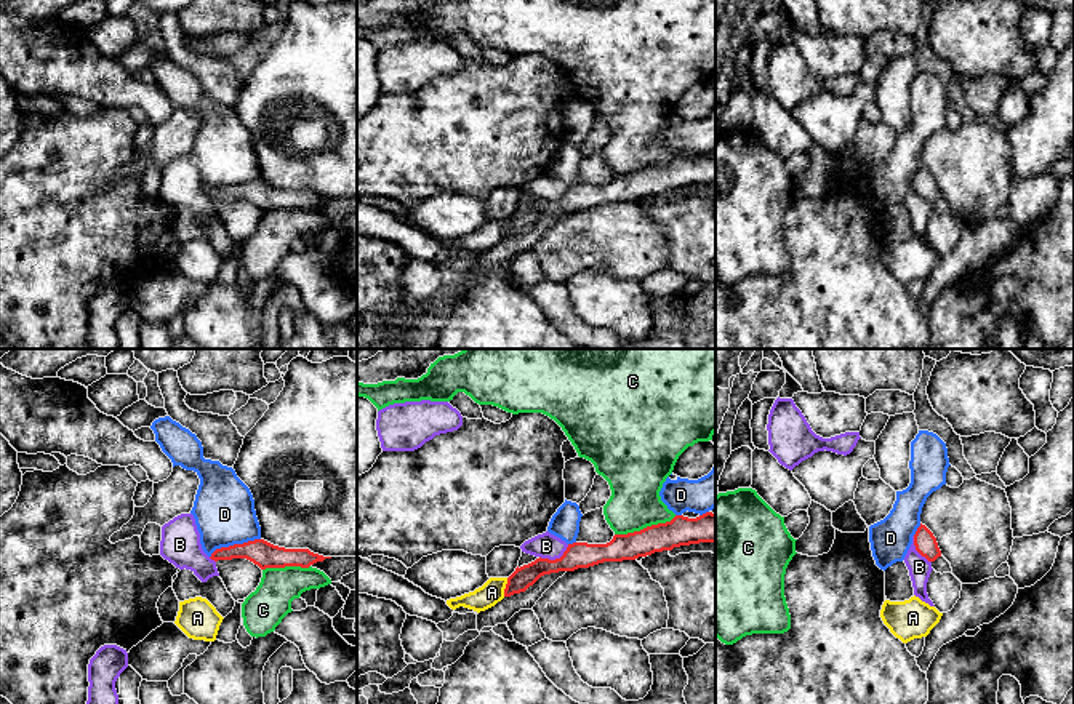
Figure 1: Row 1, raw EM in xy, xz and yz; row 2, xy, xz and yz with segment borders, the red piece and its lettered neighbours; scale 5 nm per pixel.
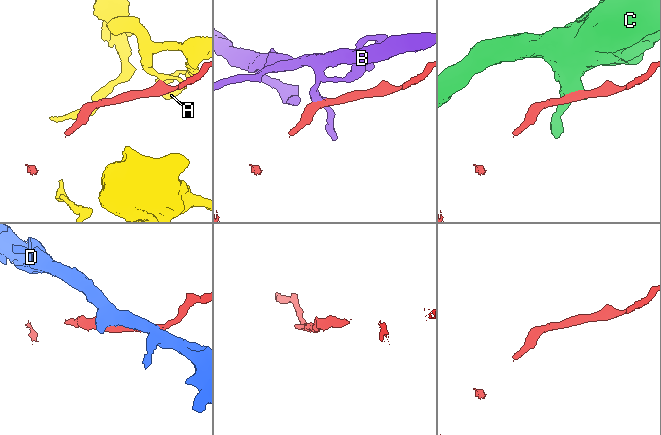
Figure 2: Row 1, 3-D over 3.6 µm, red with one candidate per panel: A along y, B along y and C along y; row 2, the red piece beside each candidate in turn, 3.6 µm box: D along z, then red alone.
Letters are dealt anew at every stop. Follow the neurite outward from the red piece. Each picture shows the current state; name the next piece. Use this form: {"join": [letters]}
{"join": []}

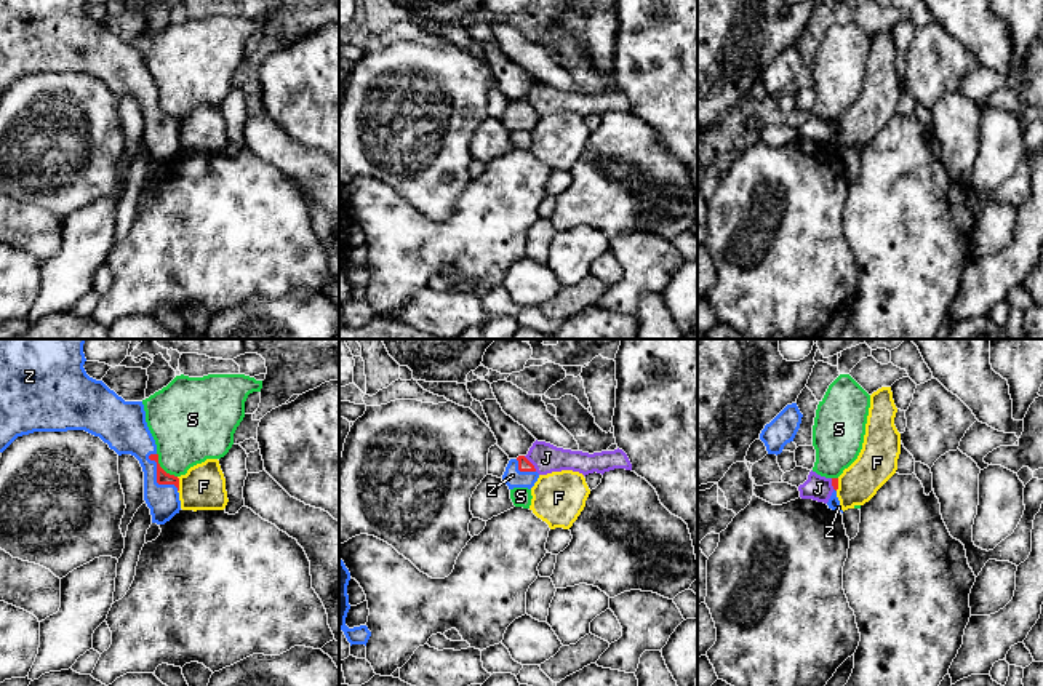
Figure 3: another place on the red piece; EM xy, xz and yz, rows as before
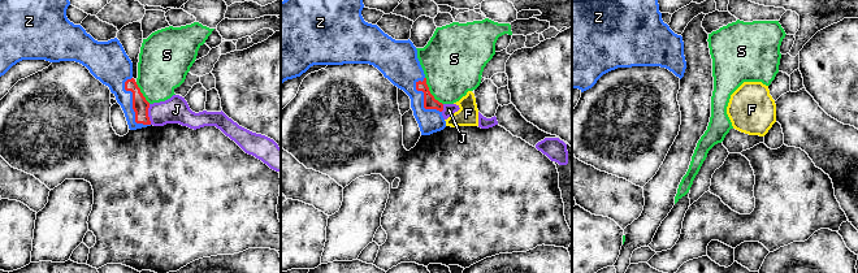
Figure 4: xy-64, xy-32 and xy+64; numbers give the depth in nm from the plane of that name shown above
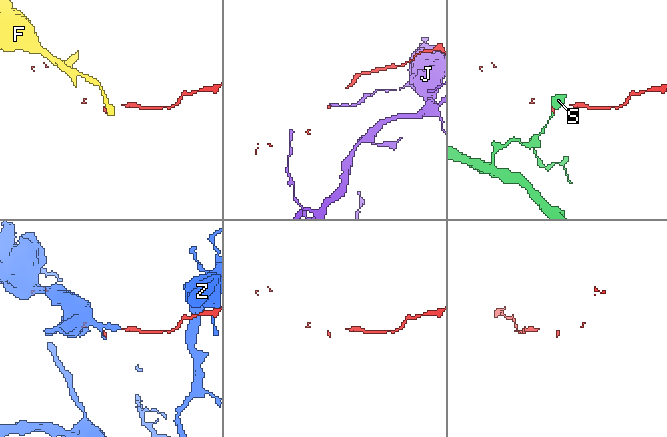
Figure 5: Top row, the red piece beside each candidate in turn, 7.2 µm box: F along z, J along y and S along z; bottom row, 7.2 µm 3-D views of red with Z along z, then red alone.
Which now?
{"join": ["Z"]}

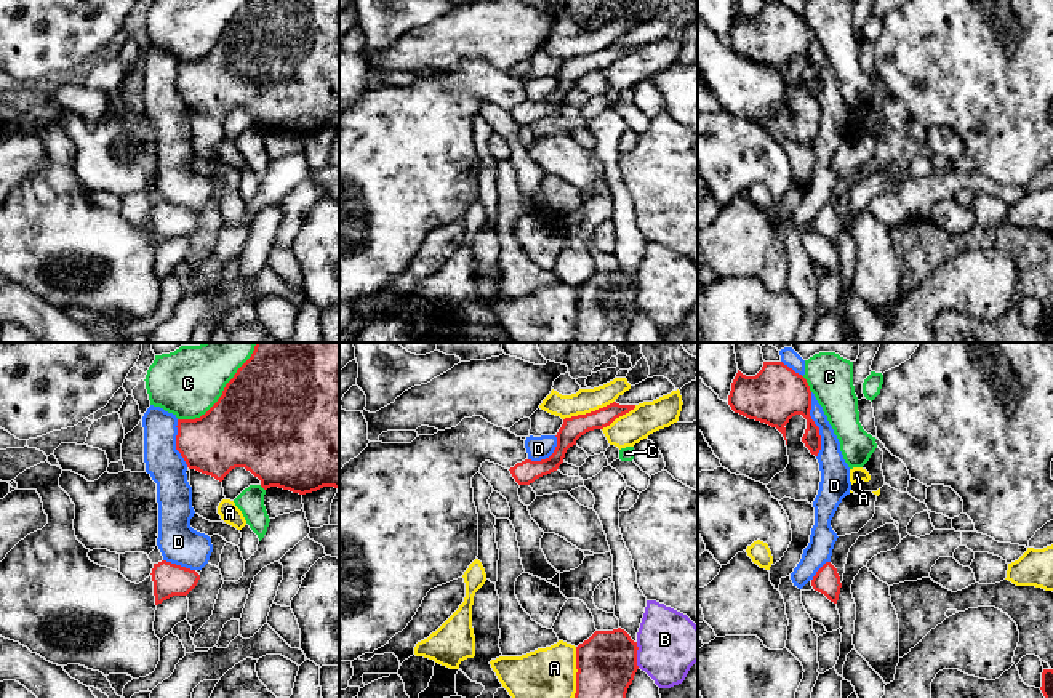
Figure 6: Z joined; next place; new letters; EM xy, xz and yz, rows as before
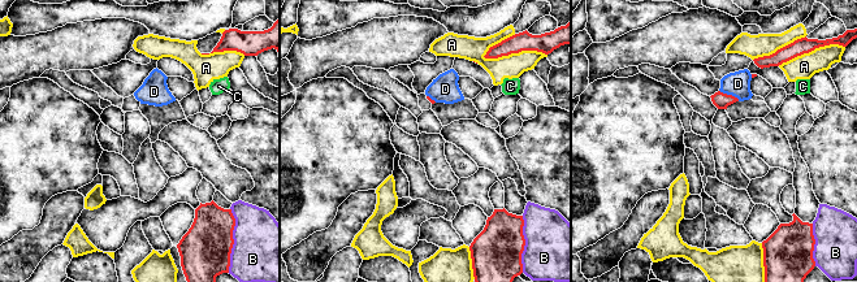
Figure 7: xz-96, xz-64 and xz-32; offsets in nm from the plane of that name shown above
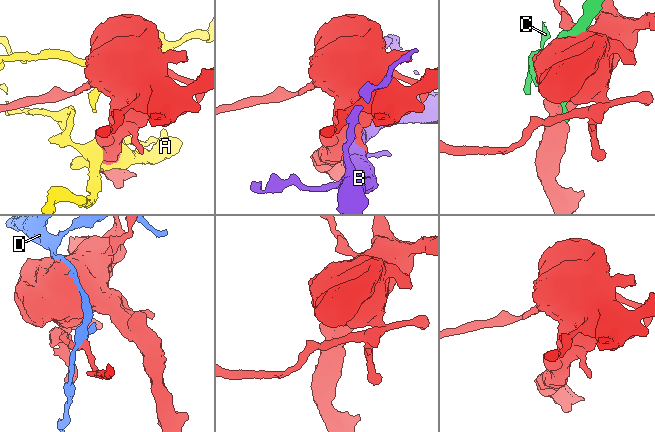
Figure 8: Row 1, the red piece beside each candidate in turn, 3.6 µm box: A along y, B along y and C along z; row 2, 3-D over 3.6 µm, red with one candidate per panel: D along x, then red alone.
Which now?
{"join": []}

